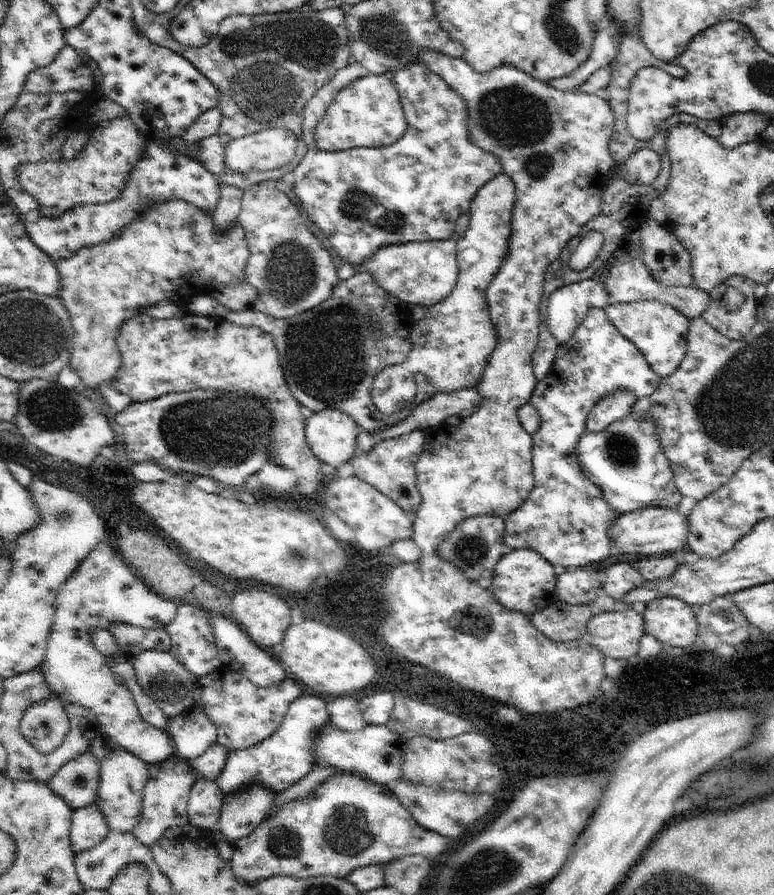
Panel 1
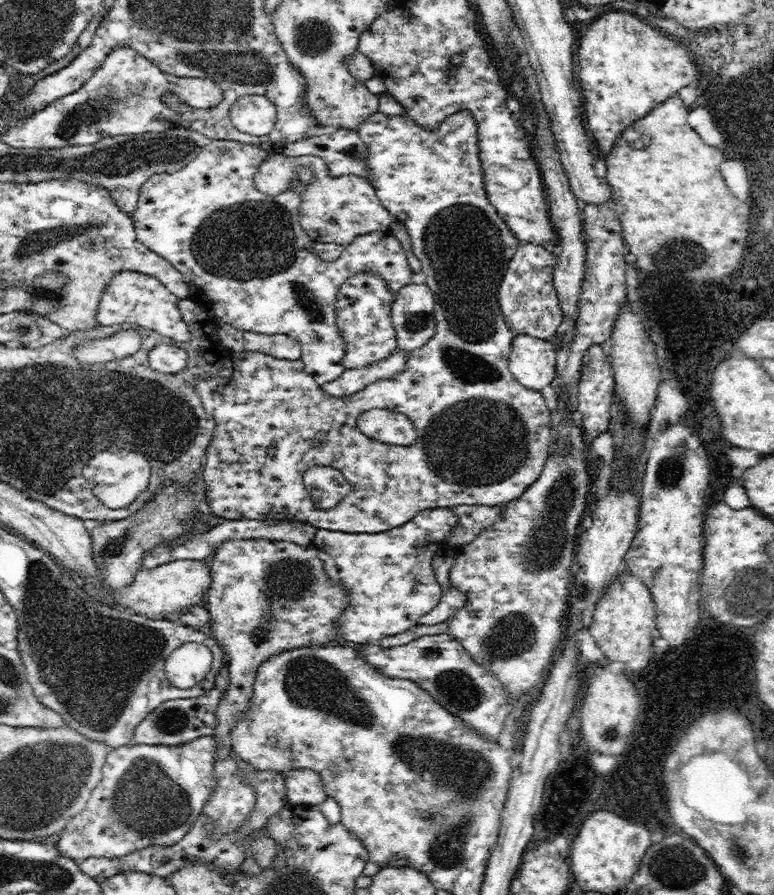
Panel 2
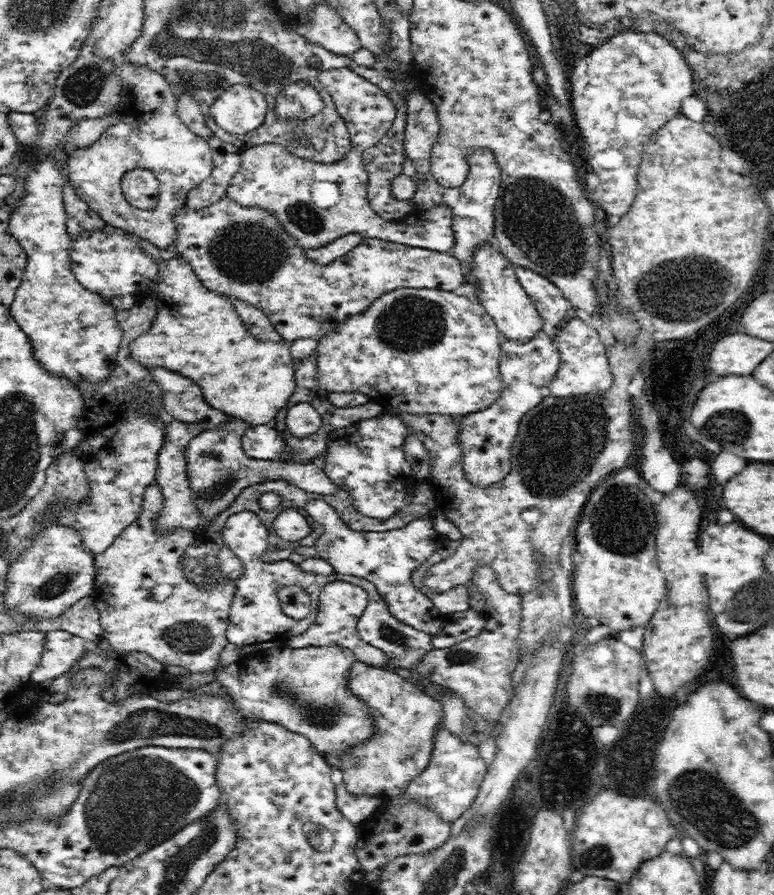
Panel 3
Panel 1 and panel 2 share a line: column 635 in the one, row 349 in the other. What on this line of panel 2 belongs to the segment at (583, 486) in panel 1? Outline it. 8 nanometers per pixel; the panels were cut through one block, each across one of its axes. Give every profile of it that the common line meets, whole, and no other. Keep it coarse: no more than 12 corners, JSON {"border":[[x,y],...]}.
{"border":[[382,276],[342,284],[336,322],[346,370],[388,364],[398,348]]}

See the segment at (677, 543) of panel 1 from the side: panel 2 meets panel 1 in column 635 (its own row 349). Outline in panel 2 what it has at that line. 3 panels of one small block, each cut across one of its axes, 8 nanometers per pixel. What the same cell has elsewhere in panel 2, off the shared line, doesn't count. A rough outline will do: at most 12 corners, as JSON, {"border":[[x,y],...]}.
{"border":[[516,334],[510,372],[524,388],[554,386],[550,340]]}

